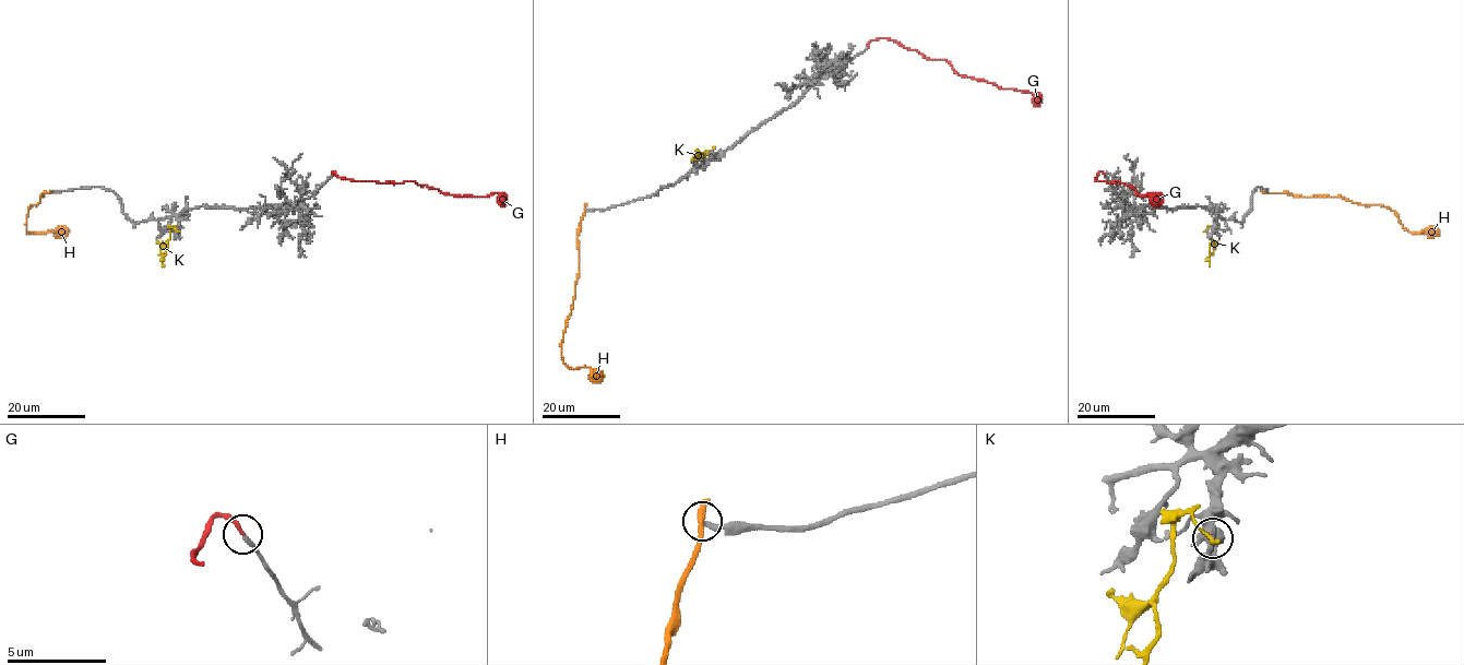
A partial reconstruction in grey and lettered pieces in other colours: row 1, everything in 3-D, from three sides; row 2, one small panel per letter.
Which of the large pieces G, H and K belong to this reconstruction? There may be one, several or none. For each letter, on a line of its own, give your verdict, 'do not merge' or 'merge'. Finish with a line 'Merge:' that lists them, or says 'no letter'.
G: merge
H: do not merge
K: do not merge
Merge: G

